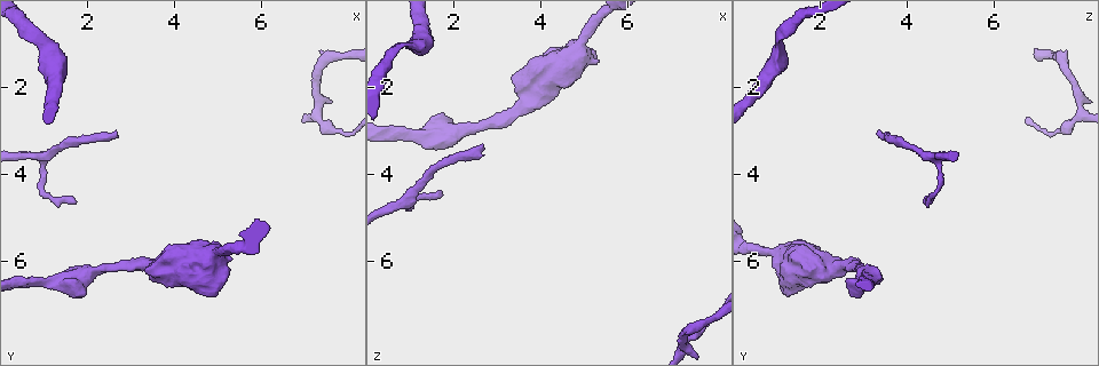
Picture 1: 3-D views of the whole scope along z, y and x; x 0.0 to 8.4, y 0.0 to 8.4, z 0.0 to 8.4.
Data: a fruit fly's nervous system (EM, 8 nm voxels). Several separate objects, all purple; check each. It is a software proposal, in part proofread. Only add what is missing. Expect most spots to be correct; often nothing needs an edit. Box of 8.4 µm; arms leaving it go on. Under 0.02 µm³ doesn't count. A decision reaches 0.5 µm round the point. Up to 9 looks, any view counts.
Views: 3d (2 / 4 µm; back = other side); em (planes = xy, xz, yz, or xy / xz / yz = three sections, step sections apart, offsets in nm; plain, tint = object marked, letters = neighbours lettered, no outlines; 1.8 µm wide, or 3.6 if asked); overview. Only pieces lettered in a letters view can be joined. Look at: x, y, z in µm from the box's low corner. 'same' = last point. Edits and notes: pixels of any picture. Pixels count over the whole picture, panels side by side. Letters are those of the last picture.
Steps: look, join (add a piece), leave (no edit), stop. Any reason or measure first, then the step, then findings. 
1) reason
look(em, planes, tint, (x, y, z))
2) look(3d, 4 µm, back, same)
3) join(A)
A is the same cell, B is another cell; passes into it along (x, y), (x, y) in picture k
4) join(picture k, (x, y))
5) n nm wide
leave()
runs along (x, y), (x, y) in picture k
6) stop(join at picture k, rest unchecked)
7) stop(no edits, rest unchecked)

tapers out
look(em, 3.6 µm, planes, letters, (1.80, 4.70, 4.50))

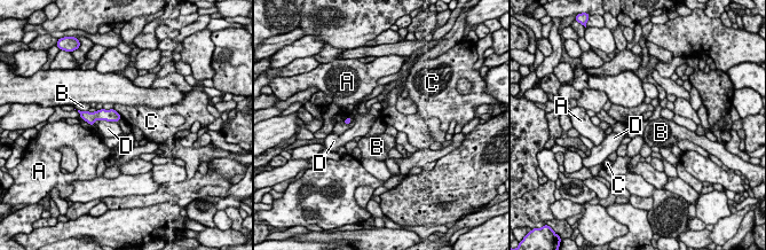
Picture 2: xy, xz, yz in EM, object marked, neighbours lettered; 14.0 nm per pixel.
leave()
A, B, C and D are other cells; border along (113, 108), (121, 117) in picture 2; none of them fits

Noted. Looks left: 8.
thin end
look(3d, 4 µm, (2.70, 3.00, 3.25))

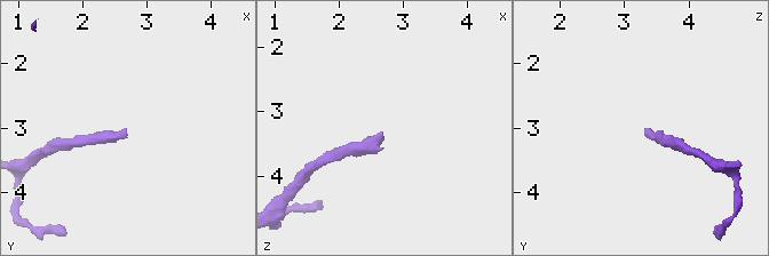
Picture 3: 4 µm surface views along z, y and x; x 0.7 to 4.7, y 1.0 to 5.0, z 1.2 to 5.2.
look(em, planes, letters, (2.65, 3.05, 3.30))

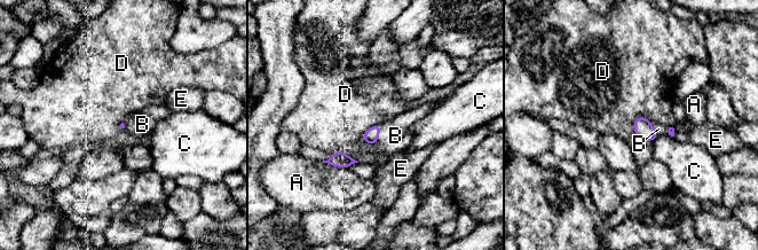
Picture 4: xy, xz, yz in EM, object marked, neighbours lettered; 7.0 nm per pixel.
join(B)
B is the same cell, A, C, D and E are other cells; passes into it along (371, 135), (378, 134), (395, 135) in picture 4; the neuron continues

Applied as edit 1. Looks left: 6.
an open end
look(3d, 4 µm, back, (1.95, 6.75, 2.70))

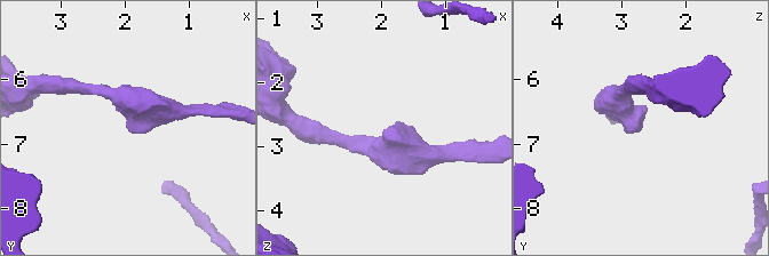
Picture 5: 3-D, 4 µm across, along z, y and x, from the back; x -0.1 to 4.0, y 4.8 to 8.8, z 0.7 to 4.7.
shape alone is not enough
look(em, xy, step 8, letters, (1.95, 6.70, 2.70))

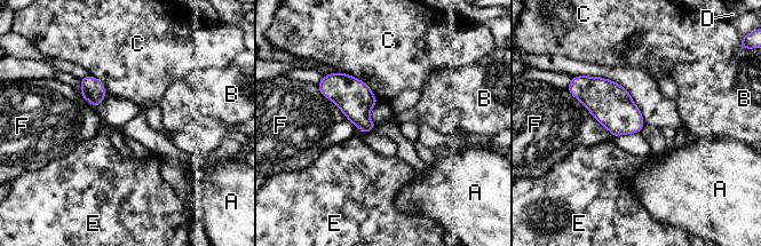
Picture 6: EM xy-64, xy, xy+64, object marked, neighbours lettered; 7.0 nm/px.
cut it another way
look(em, planes, letters, same)

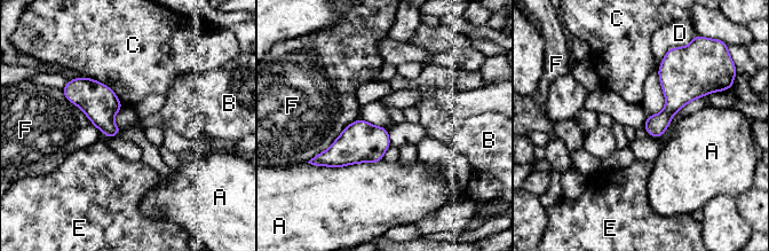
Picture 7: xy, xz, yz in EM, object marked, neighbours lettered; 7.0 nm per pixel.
A touches over 460 nm
leave()
A, B, C, D, E and F are other cells; border along (86, 77), (103, 83), (123, 104) in picture 7; no lettered piece goes on from it

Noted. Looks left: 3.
sudden change in width
look(em, 3.6 µm, xz, step 4, tint, (4.50, 6.20, 1.40))

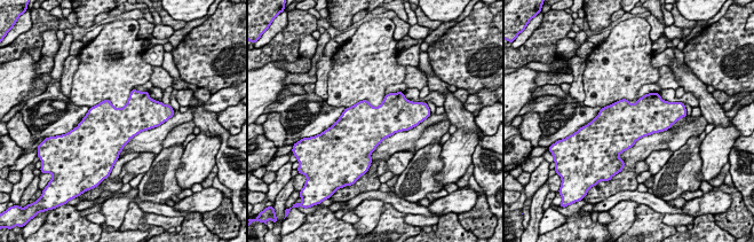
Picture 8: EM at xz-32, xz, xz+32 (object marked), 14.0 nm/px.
look(em, 3.6 µm, planes, tint, same)

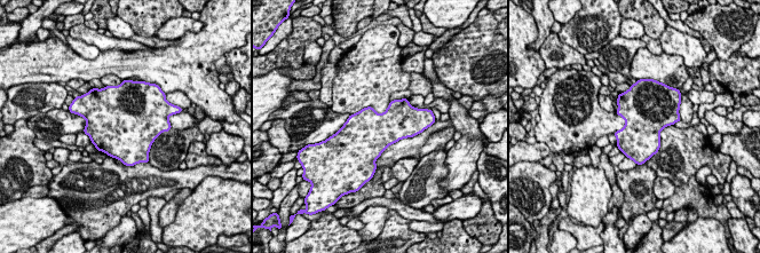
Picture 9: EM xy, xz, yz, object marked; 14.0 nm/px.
see the neighbours
look(em, 3.6 µm, planes, letters, same)

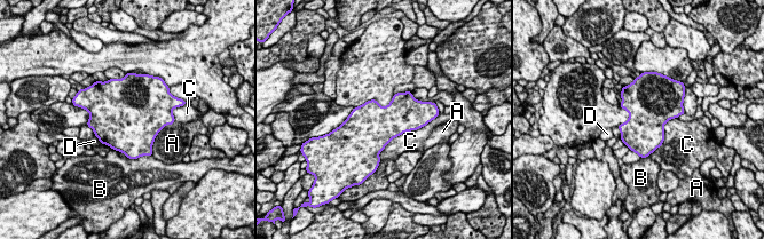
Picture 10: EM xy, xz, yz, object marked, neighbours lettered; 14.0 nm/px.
C touches over 800 nm
leave()
A, B, C and D are other cells; none of them fits

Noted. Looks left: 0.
stop(join at picture 4, rest unchecked)

